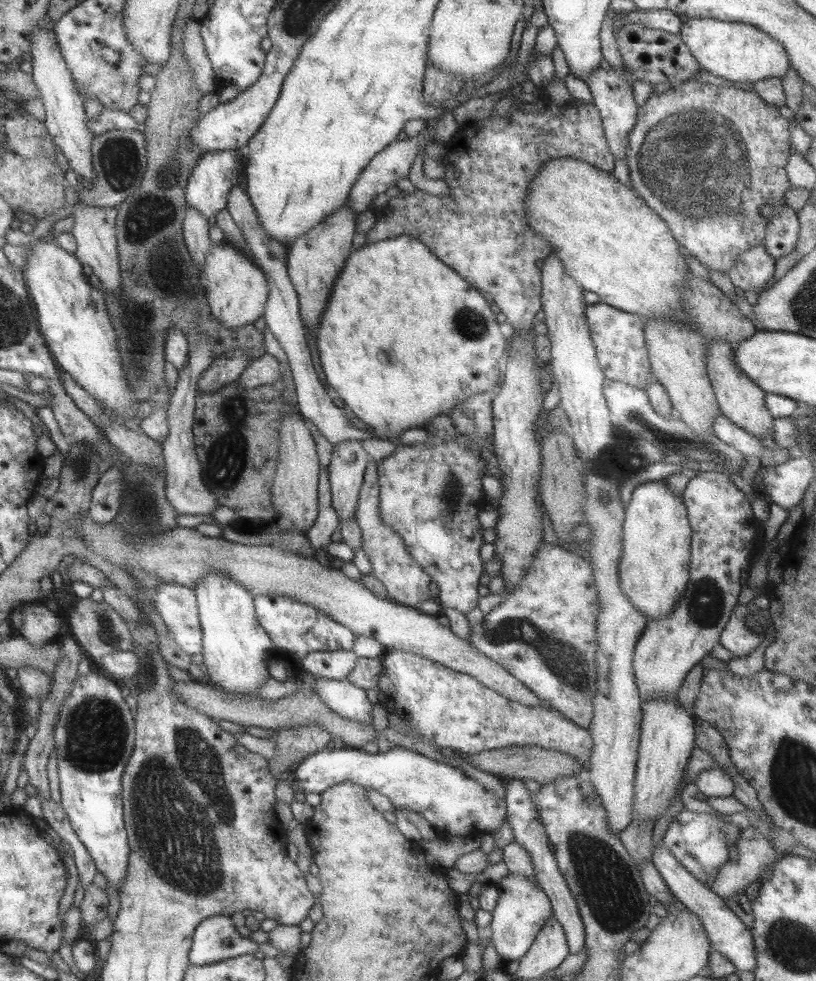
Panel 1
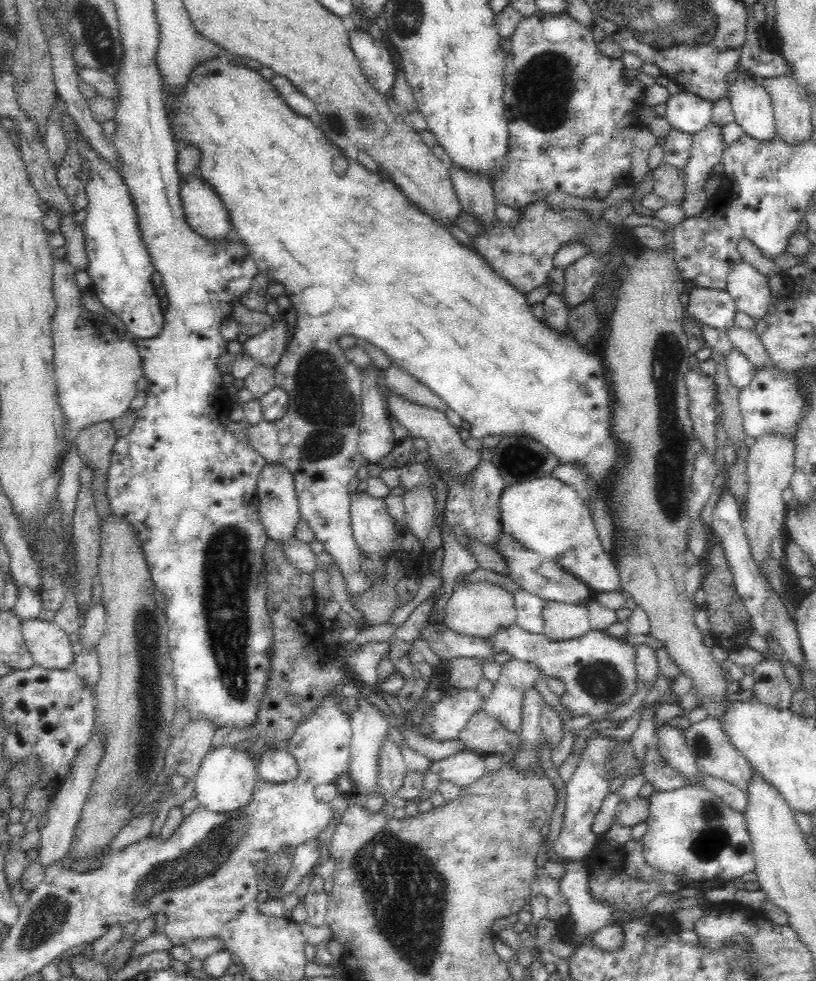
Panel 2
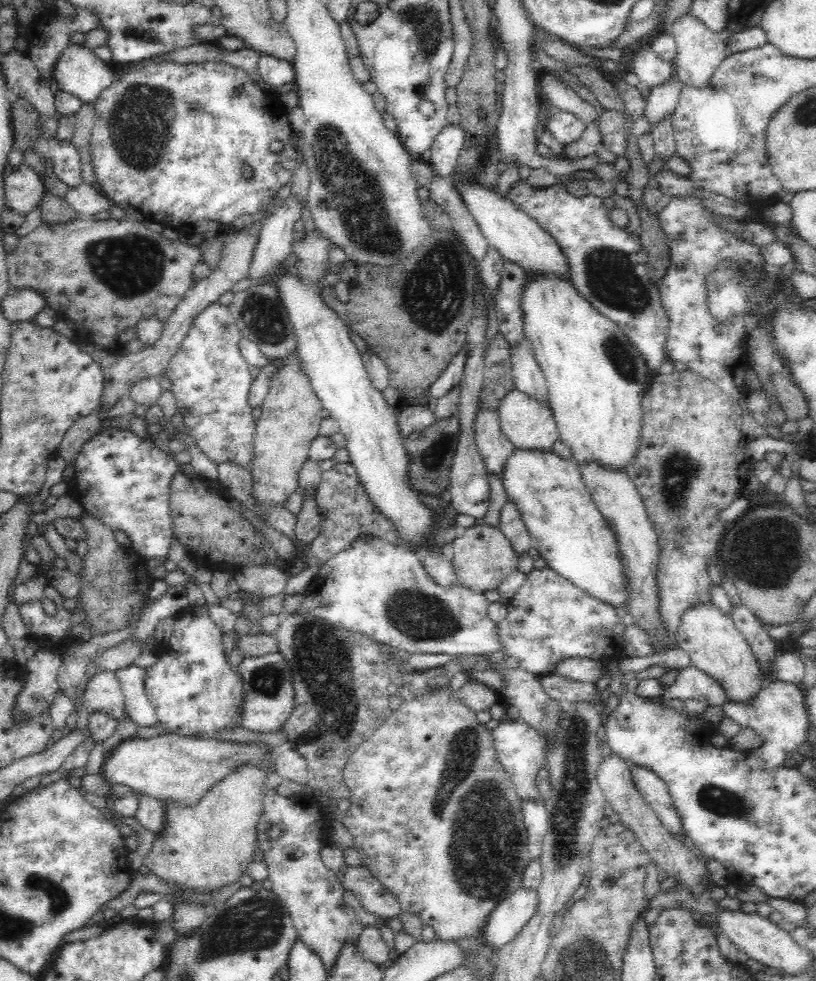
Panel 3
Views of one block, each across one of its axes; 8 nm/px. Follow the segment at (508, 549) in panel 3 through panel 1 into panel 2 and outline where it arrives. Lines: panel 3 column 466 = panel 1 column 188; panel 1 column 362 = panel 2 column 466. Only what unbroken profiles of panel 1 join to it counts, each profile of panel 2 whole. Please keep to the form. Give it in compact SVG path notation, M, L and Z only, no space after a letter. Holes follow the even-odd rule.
M490 582L468 583L455 588L446 602L443 623L452 631L476 638L488 638L499 630L515 624L516 610L513 594Z

